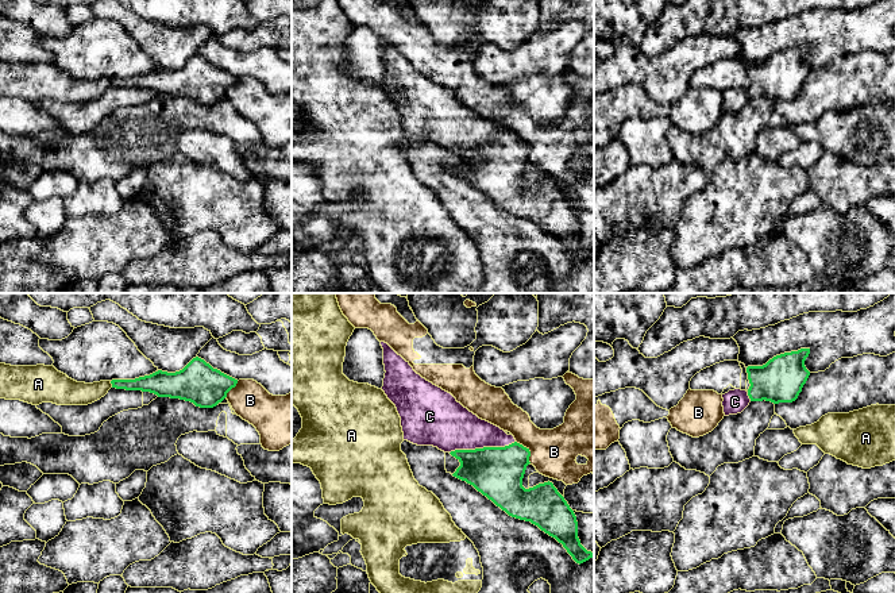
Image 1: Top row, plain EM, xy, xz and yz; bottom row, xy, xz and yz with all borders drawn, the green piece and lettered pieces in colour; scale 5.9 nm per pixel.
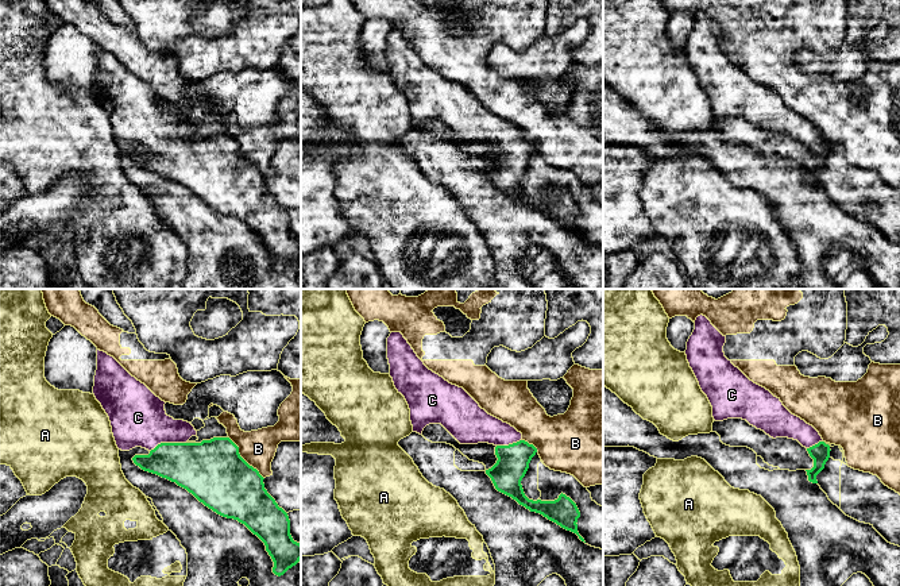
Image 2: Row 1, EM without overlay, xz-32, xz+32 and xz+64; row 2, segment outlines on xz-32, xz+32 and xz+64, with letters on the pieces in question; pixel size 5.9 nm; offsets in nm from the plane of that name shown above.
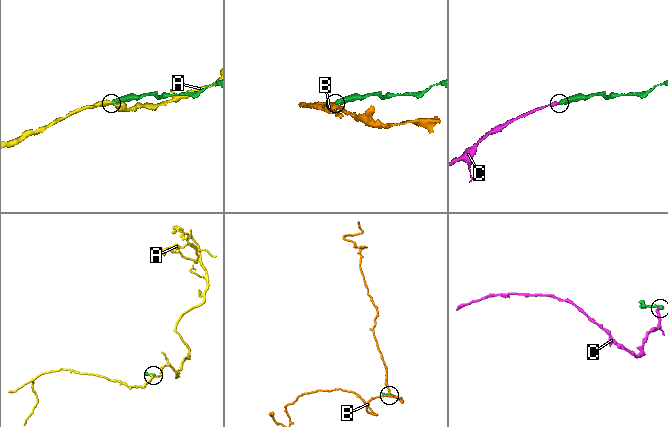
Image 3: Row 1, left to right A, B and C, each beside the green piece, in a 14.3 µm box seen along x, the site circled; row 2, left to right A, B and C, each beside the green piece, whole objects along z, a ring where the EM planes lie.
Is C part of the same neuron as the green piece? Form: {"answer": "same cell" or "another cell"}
{"answer": "same cell"}

